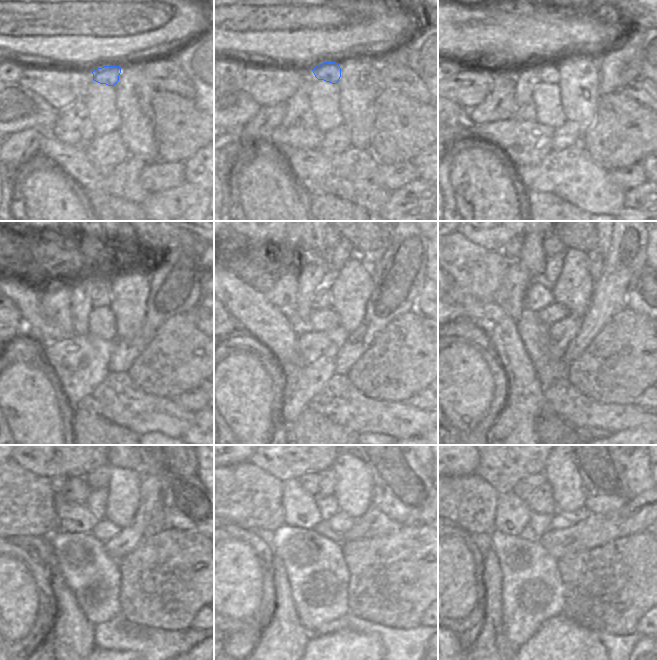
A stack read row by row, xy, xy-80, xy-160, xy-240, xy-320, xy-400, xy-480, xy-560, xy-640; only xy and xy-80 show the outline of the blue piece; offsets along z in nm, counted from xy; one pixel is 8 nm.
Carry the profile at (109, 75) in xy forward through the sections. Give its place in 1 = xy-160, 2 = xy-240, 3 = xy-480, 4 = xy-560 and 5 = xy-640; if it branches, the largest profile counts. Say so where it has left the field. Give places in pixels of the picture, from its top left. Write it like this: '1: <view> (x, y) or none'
1: xy-160 (549, 74)
2: xy-240 (101, 297)
3: xy-480 (73, 517)
4: xy-560 (302, 512)
5: xy-640 (524, 518)

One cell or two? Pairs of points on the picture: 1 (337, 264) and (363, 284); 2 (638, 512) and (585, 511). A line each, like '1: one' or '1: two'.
1: two
2: two

